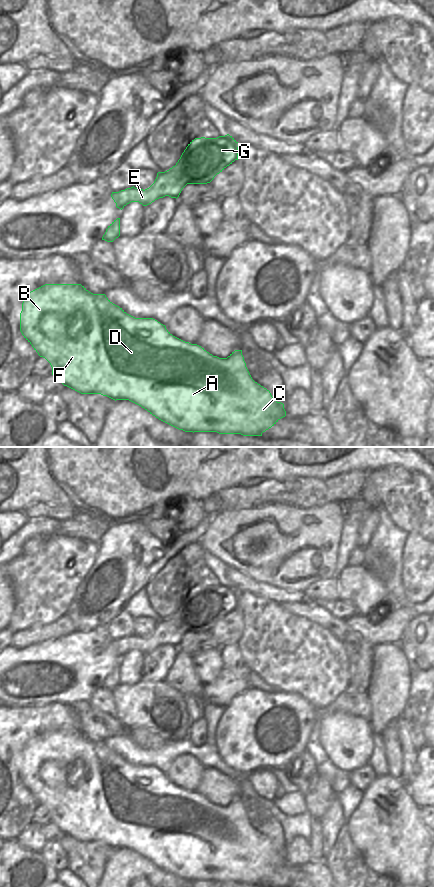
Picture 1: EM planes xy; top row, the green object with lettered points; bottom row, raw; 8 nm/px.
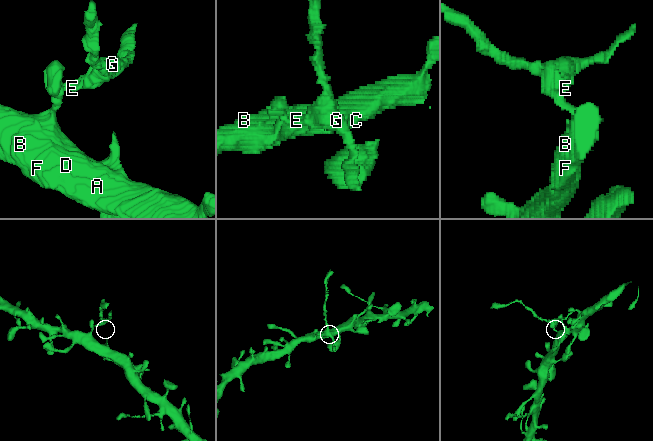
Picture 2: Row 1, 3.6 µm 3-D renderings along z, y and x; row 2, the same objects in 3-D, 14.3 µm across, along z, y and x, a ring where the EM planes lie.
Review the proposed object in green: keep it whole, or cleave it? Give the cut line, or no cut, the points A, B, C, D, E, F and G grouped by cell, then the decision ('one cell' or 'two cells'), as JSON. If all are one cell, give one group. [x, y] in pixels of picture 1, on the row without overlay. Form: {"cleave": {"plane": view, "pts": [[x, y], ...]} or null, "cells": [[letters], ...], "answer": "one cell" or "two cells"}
{"cleave": {"plane": "xy", "pts": [[105, 680], [110, 680], [114, 687]]}, "cells": [["A", "B", "C", "D", "F"], ["E", "G"]], "answer": "two cells"}

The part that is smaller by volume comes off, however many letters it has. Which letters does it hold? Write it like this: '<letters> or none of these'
E, G

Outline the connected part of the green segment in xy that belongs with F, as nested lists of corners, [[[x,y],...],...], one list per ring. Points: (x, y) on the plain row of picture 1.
[[[45,732],[28,741],[22,751],[20,779],[40,805],[45,806],[52,815],[52,823],[64,834],[81,842],[101,842],[113,848],[129,848],[158,866],[159,868],[185,880],[217,880],[219,882],[241,882],[243,884],[262,884],[286,864],[284,852],[277,850],[270,839],[255,830],[244,809],[242,798],[235,798],[227,806],[219,806],[197,792],[185,790],[173,784],[166,774],[153,766],[135,766],[122,756],[113,752],[105,742],[93,742],[81,732]]]

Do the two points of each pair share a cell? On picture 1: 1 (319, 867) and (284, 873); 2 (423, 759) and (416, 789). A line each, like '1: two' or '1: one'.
1: one
2: one

